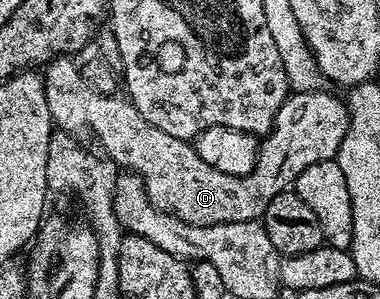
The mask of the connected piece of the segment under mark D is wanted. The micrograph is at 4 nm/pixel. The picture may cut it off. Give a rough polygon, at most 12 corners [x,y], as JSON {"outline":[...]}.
{"outline":[[67,55],[42,70],[52,122],[127,153],[156,209],[190,225],[259,221],[333,161],[346,104],[292,92],[244,177],[99,94]]}

